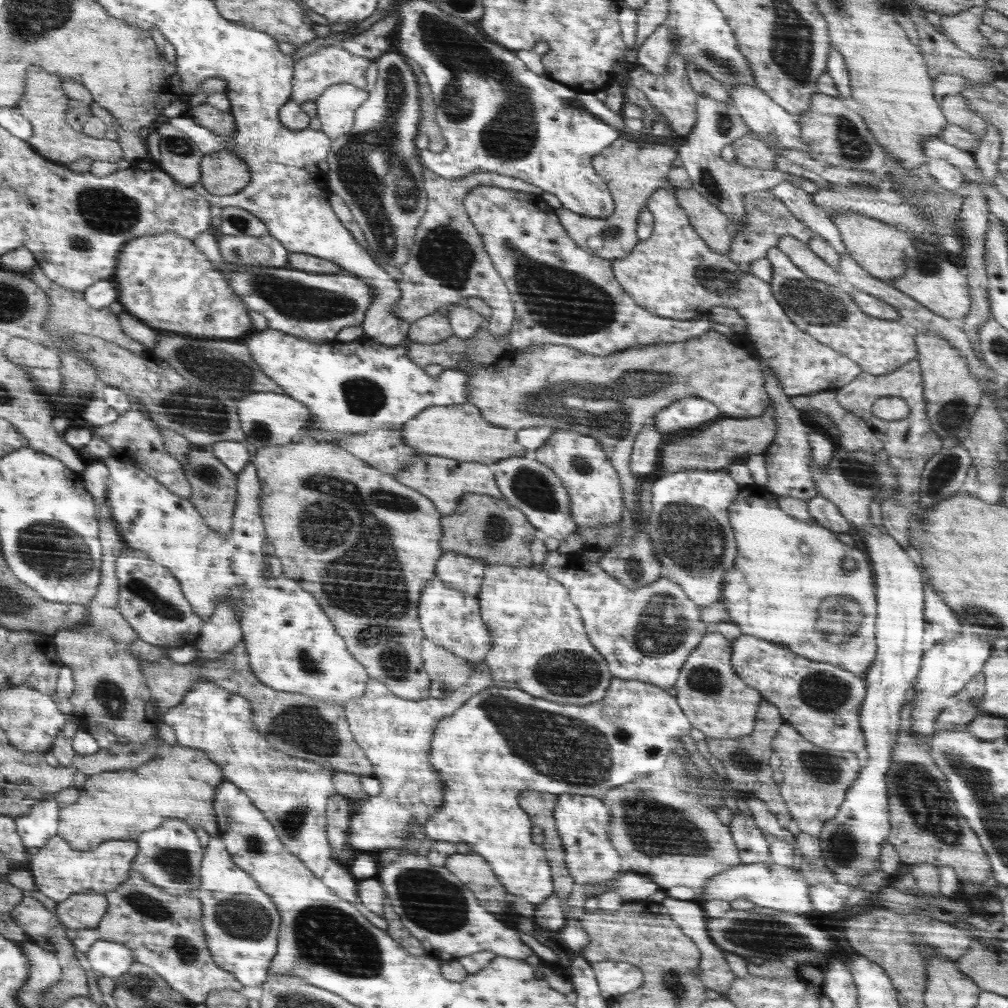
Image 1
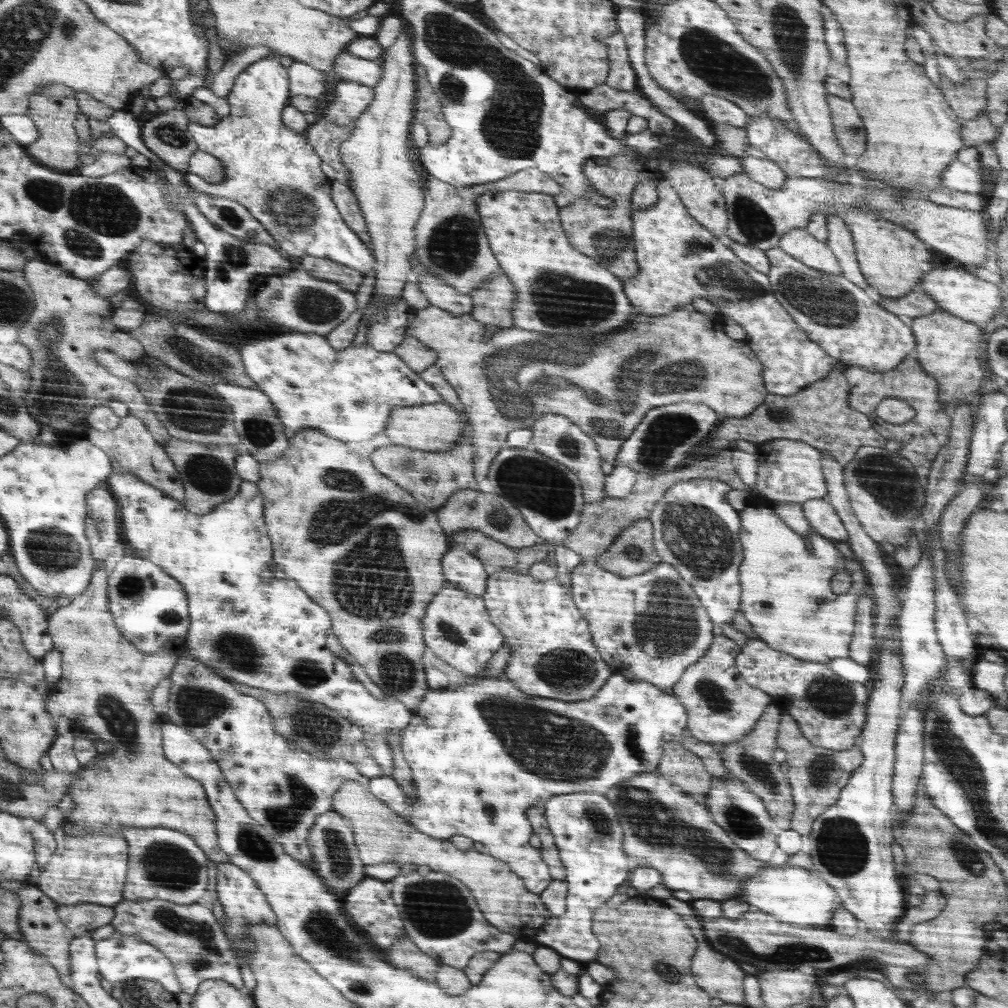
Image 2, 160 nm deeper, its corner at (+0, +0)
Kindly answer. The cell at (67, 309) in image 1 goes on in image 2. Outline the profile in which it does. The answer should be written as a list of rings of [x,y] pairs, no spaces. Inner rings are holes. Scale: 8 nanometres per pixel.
[[[40,258],[28,262],[21,272],[29,284],[34,284],[34,292],[38,292],[38,312],[34,312],[34,316],[30,316],[30,324],[26,324],[26,328],[17,329],[18,342],[26,345],[26,348],[30,348],[30,352],[34,352],[34,368],[30,368],[32,386],[25,394],[27,404],[30,405],[30,414],[44,426],[55,428],[62,439],[72,426],[80,424],[80,422],[85,423],[94,408],[99,405],[108,406],[111,401],[120,400],[126,404],[129,413],[141,418],[158,444],[166,446],[173,436],[158,420],[157,414],[145,400],[145,395],[136,385],[124,378],[114,376],[108,368],[105,368],[105,365],[96,359],[96,352],[101,350],[111,350],[118,356],[133,360],[145,355],[145,349],[136,337],[130,336],[126,331],[120,330],[117,325],[113,324],[113,306],[106,299],[99,297],[87,281],[71,277],[62,272],[60,267],[54,267]]]

